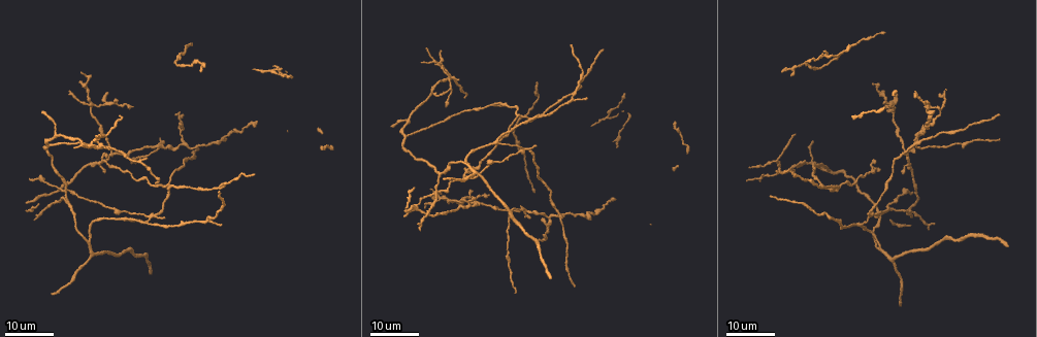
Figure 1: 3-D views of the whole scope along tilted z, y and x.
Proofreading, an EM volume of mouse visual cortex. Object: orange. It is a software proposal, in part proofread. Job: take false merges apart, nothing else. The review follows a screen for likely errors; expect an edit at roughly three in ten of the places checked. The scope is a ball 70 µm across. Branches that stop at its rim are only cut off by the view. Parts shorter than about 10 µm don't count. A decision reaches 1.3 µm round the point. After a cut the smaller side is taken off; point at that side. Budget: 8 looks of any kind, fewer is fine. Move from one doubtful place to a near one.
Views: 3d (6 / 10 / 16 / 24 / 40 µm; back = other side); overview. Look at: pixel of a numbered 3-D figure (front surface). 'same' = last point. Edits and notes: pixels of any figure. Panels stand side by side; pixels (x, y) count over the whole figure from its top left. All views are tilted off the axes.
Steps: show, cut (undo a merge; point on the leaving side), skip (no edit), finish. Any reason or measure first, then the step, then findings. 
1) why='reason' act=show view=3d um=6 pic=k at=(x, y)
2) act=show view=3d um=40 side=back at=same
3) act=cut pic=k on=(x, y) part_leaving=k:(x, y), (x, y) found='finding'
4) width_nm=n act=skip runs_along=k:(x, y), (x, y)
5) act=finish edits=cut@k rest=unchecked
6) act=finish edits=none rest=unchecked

why='looks like a crossing' act=show view=3d um=16 pic=1 at=(92, 106)

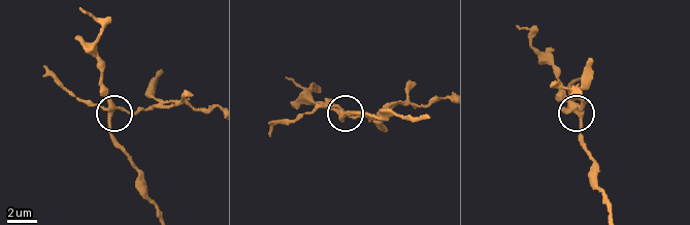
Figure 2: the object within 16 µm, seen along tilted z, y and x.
act=show view=3d um=10 pic=2 at=(576, 106)

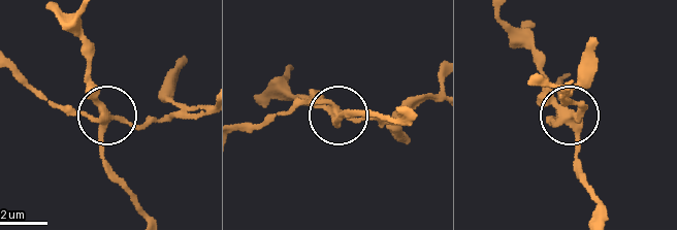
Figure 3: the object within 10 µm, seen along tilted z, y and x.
arms=4 act=cut pic=3 on=(70, 109) found='a second neuron is stuck on'

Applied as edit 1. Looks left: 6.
act=show view=overview

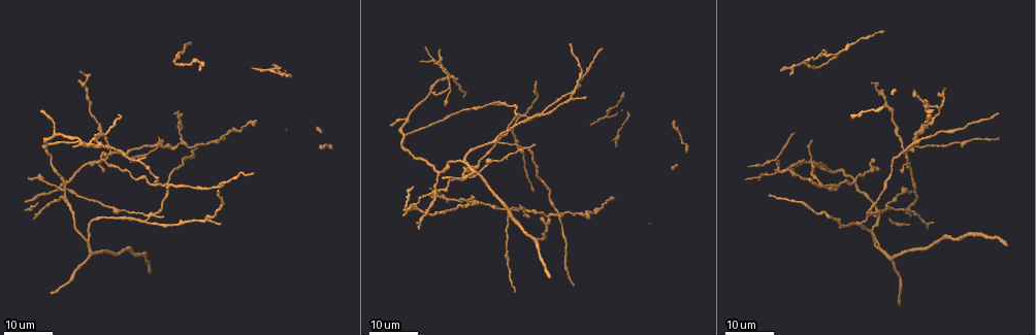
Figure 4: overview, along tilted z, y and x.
act=show view=3d um=24 pic=4 at=(157, 184)

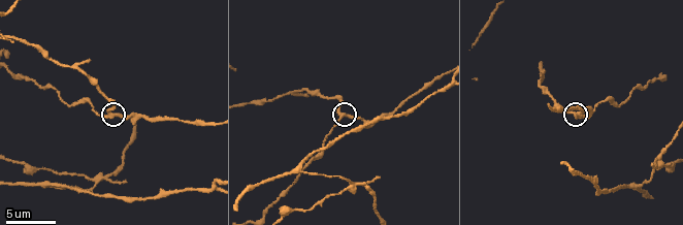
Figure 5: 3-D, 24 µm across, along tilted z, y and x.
why='closer look' act=show view=3d um=10 pic=5 at=(340, 117)

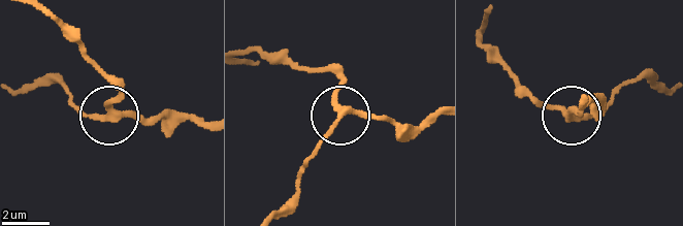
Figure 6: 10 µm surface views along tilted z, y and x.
arms=3 act=skip runs_along=6:(246, 54), (279, 54), (337, 79), (334, 128), (306, 157) found='all the same neuron'

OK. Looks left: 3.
why='three-way junction' act=show view=3d um=16 pic=4 at=(438, 174)

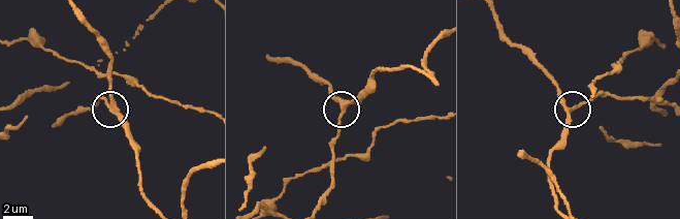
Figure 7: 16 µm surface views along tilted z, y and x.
act=show view=3d um=10 pic=7 at=(568, 110)

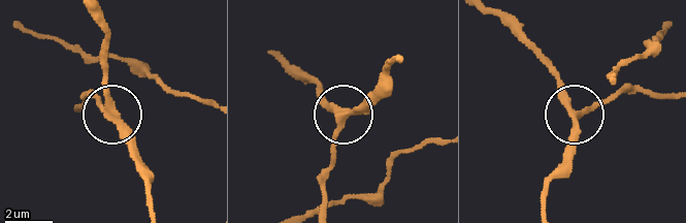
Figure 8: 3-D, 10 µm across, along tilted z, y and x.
act=skip runs_along=8:(672, 93), (625, 91), (586, 106), (578, 116), (570, 155) found='continuous, no second neuron'

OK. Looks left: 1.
why='three-way junction' act=show view=3d um=10 pic=5 at=(46, 183)

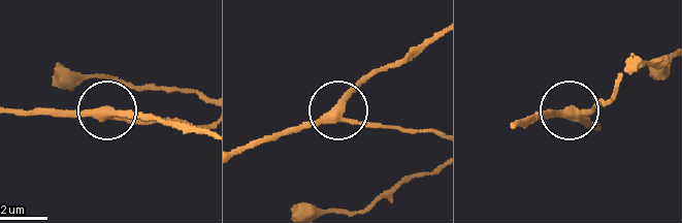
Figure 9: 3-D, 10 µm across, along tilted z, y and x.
width_nm=330 act=skip runs_along=9:(242, 150), (319, 125), (377, 70) found='continuous, no second neuron'

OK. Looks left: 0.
act=finish edits=cut@3 rest=unchecked

